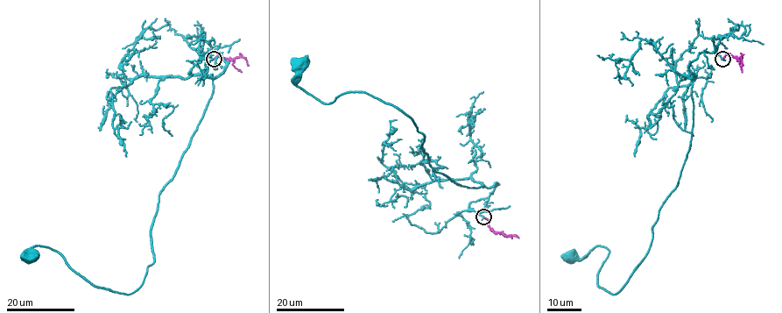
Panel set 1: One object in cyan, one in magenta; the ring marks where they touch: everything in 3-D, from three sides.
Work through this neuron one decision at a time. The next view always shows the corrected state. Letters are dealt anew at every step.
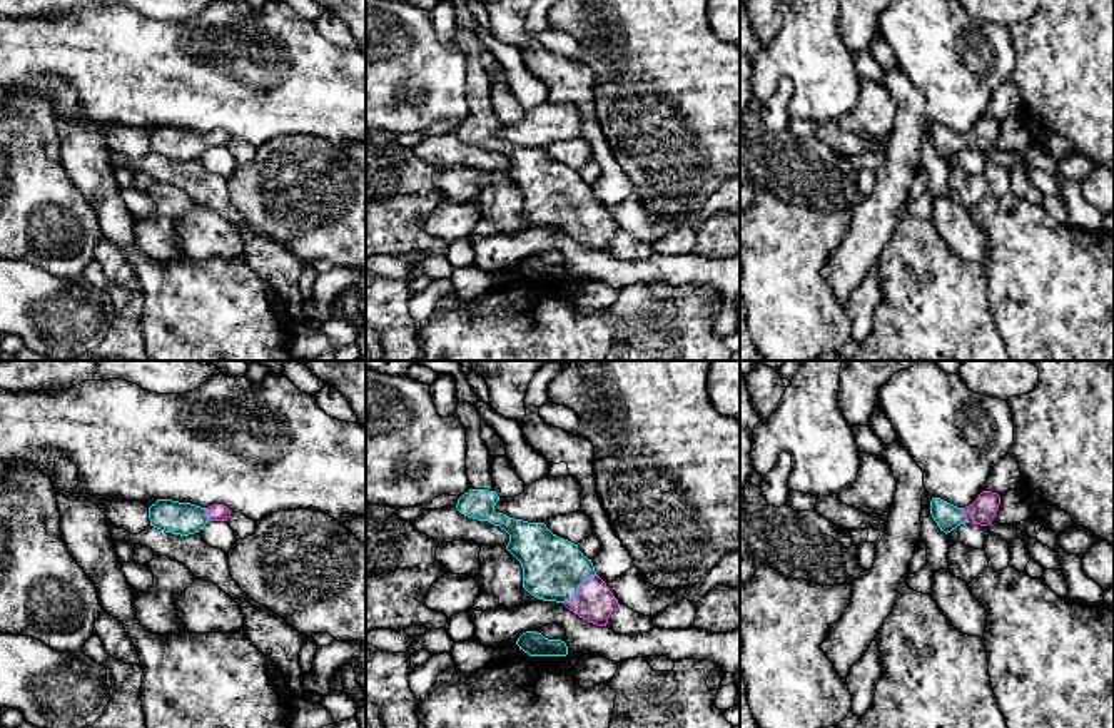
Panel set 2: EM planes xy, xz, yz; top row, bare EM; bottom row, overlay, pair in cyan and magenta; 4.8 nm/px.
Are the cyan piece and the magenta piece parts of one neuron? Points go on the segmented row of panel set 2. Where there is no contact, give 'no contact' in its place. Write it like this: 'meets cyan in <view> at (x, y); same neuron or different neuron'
meets cyan in xz at (577, 588); same neuron

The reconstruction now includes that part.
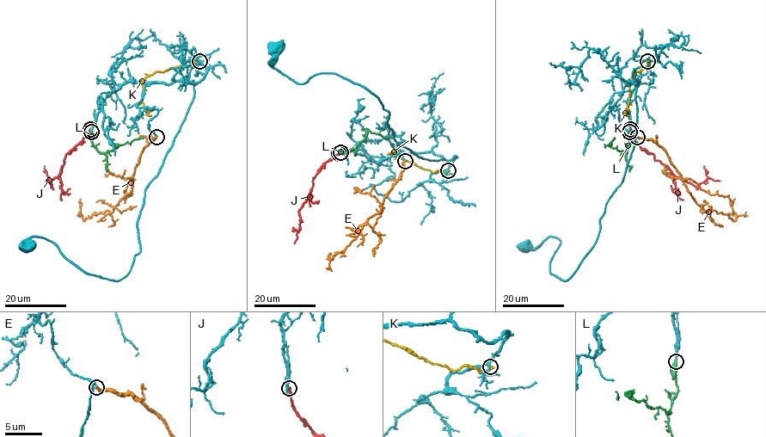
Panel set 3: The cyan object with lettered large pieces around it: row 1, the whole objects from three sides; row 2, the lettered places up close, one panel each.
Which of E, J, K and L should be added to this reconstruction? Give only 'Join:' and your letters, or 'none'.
Join: L

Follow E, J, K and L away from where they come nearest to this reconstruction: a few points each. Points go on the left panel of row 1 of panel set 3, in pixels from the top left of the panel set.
E: (156, 137), (142, 152), (134, 169), (131, 191), (112, 212), (106, 210), (84, 220), (80, 207), (81, 199)
J: (89, 129), (66, 155), (61, 172), (51, 181), (52, 185), (44, 166)
K: (199, 61), (190, 65), (181, 65), (155, 72), (144, 79), (142, 103), (150, 116)
L: (91, 132), (92, 144), (104, 153), (144, 138)

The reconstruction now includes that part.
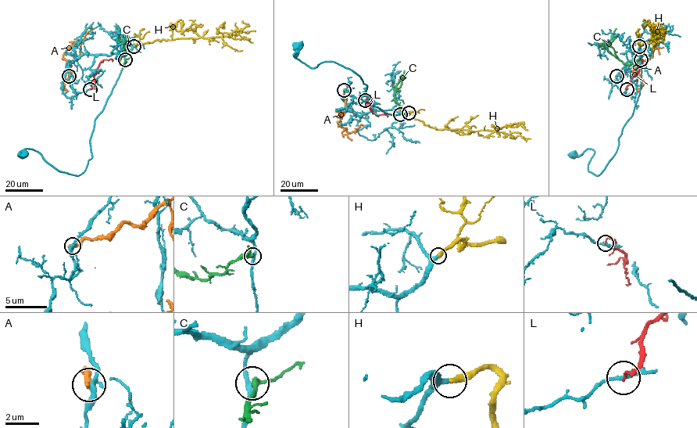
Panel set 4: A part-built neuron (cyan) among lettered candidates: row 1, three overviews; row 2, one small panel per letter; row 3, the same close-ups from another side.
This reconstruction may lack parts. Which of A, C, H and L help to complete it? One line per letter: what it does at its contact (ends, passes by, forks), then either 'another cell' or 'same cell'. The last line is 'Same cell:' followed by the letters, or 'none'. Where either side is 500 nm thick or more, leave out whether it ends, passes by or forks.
A: it ends there; another cell
C: it passes by; another cell
H: it ends there; same cell
L: it ends there; another cell
Same cell: H

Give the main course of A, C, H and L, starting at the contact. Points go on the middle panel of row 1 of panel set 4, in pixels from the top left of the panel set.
A: (344, 89), (346, 111), (337, 126), (344, 127), (348, 132), (355, 131), (360, 125), (366, 128)
C: (400, 114), (400, 107), (393, 95), (399, 80), (394, 86), (394, 89)
H: (409, 113), (413, 112), (415, 119), (437, 129), (494, 131), (514, 123), (527, 130)
L: (365, 100), (369, 102), (369, 107), (373, 113), (386, 114), (387, 116)

